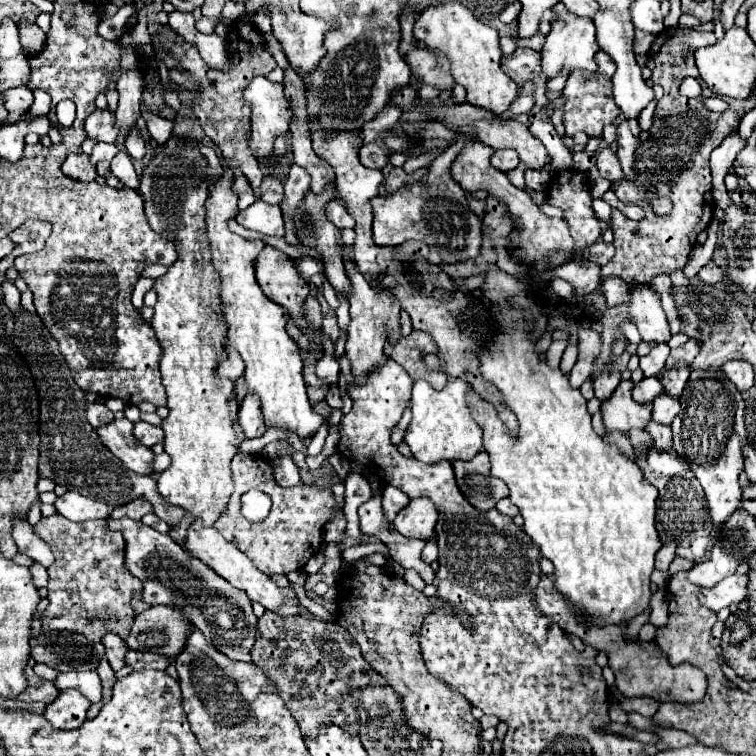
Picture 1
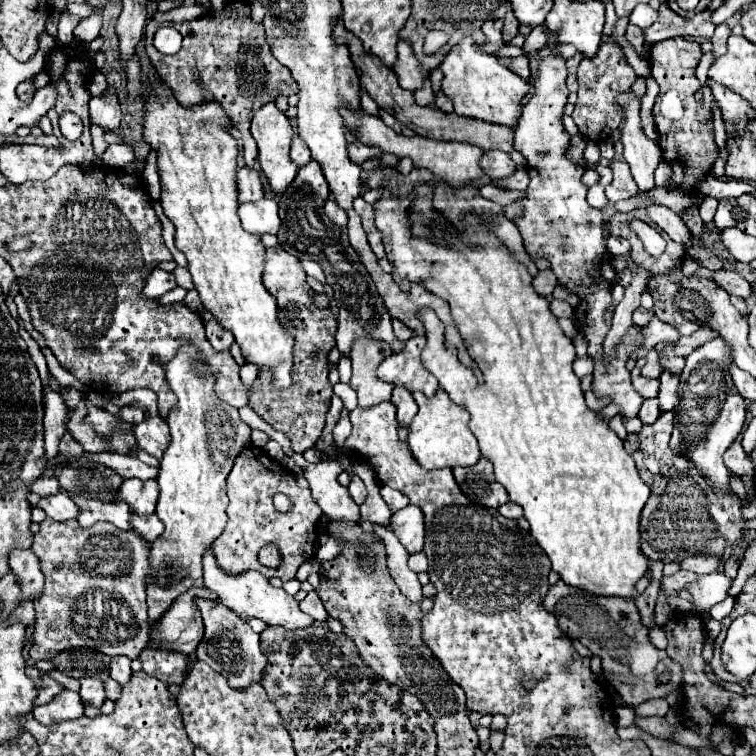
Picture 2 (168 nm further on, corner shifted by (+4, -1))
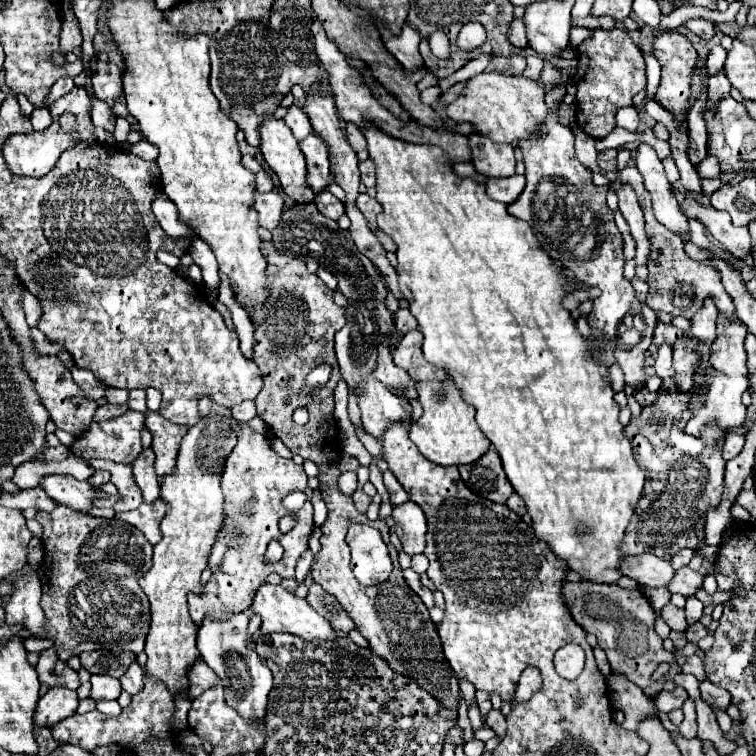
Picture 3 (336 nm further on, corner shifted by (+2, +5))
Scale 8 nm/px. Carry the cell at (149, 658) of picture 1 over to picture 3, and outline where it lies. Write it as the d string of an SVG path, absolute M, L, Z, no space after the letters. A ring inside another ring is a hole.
M197 662L191 670L189 670L189 698L195 700L197 696L201 696L207 688L217 686L219 678L213 674L213 670L205 664L205 662Z

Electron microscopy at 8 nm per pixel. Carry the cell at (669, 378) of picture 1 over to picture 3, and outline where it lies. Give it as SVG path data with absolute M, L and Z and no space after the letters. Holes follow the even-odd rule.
M659 322L657 328L655 328L653 344L655 344L655 346L661 346L661 344L673 346L679 336L681 336L681 330L679 330L679 328L675 328L673 324L663 324L663 322Z

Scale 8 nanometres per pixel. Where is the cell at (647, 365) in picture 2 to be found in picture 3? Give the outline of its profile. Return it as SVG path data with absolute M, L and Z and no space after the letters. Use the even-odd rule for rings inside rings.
M663 344L657 352L657 360L655 360L655 374L661 378L671 378L675 374L673 366L671 366L671 346Z

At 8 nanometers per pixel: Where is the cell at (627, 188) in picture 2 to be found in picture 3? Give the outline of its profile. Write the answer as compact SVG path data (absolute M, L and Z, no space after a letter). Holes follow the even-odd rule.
M627 166L625 170L621 170L619 178L621 178L621 182L627 182L635 188L635 192L639 196L639 204L641 204L643 214L645 214L645 232L647 232L649 242L651 242L651 254L649 254L649 264L647 264L647 268L649 268L647 306L657 310L657 312L659 310L669 312L671 316L691 318L697 312L697 308L701 308L705 298L713 298L721 314L733 316L735 314L735 304L721 284L721 274L713 266L709 266L707 262L691 260L683 250L681 238L673 236L663 224L659 224L655 220L653 210L651 210L651 196L643 186L643 176L639 174L639 170L635 166Z

